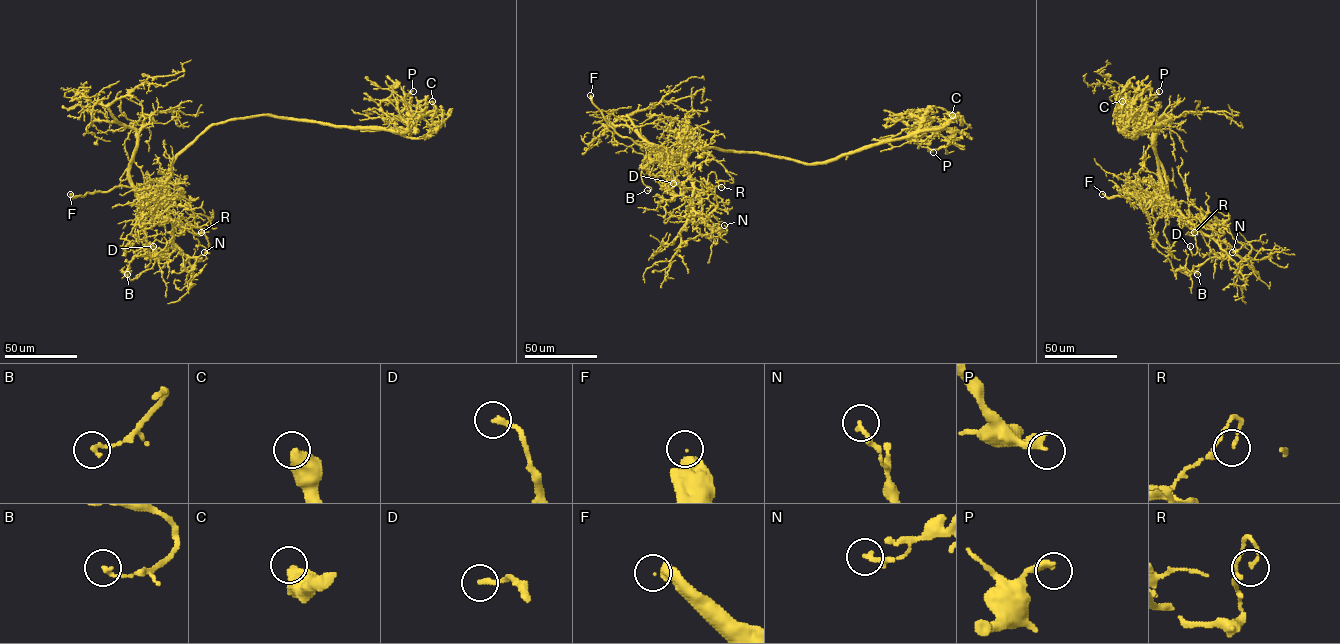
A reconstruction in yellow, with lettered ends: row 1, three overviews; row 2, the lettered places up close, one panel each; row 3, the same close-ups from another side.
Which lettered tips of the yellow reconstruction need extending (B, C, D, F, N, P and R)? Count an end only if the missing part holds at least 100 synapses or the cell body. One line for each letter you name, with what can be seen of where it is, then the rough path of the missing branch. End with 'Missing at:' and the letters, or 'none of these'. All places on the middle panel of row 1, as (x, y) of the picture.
F: (590, 95) | (590, 95), (570, 98)
Missing at: F

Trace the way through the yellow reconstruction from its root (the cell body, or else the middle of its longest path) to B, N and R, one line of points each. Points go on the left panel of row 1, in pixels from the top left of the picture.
B: (193, 142), (176, 157), (167, 187), (145, 205), (139, 225), (148, 252), (121, 270), (131, 271), (127, 274)
N: (193, 142), (177, 156), (170, 169), (166, 210), (175, 225), (182, 224), (207, 249), (204, 252)
R: (193, 142), (177, 156), (170, 169), (166, 210), (175, 225), (191, 229), (196, 234), (201, 232)

